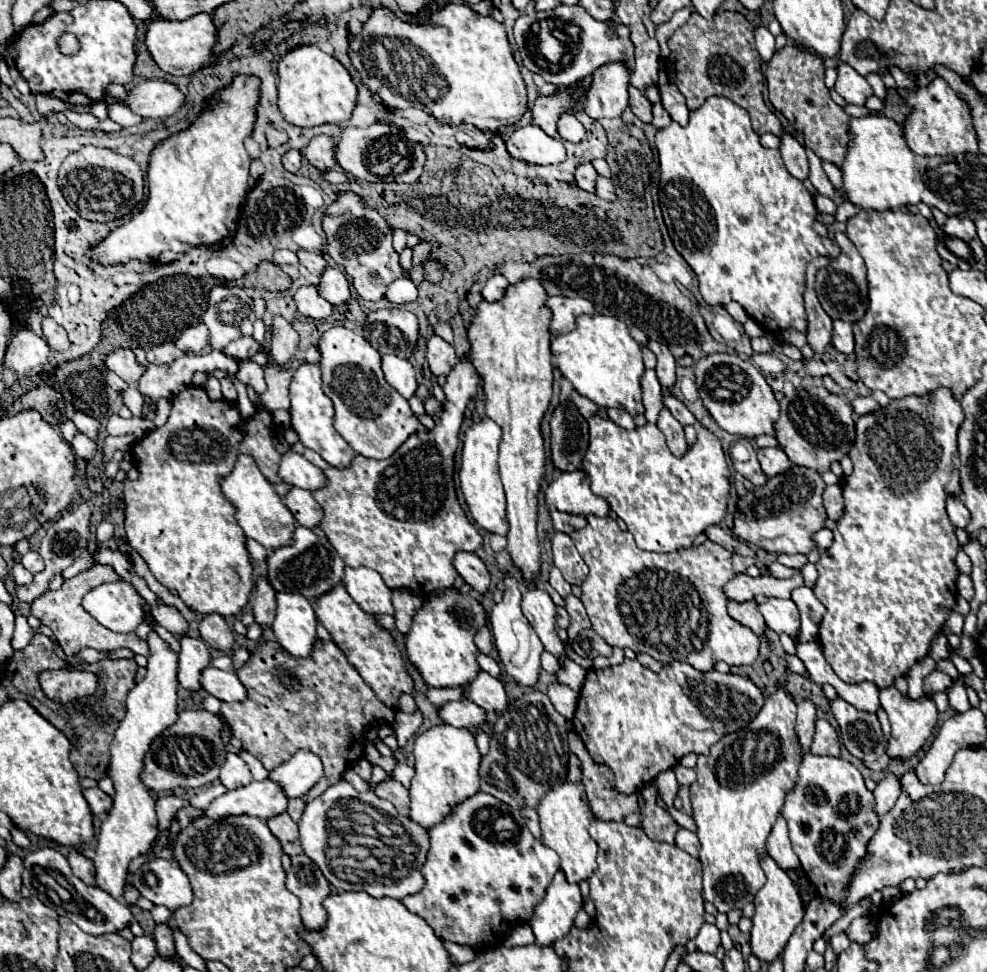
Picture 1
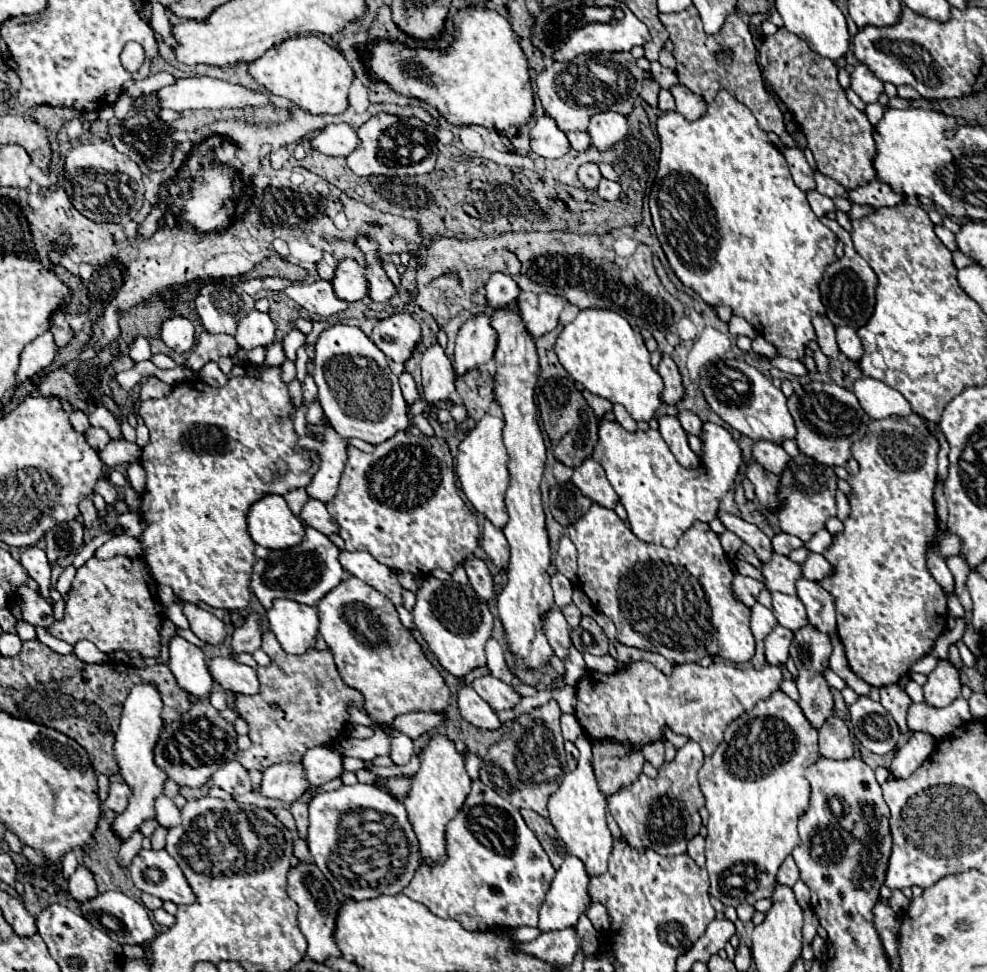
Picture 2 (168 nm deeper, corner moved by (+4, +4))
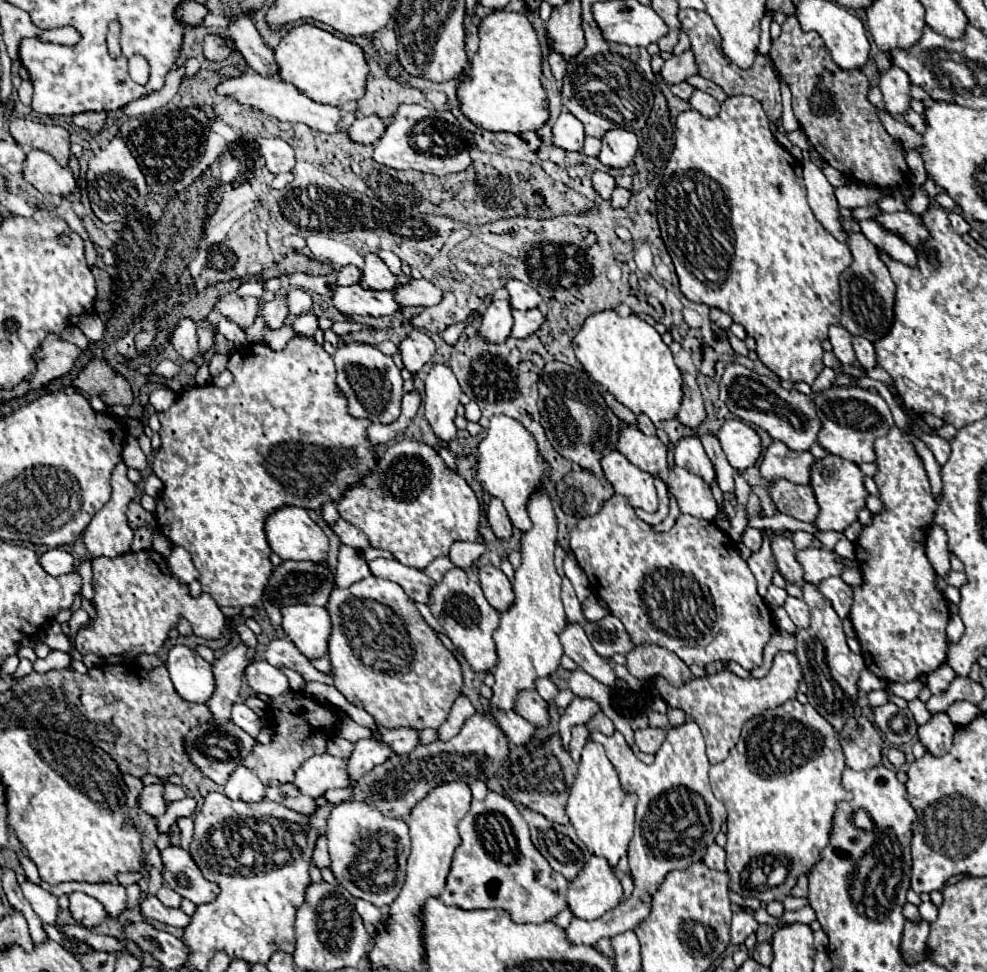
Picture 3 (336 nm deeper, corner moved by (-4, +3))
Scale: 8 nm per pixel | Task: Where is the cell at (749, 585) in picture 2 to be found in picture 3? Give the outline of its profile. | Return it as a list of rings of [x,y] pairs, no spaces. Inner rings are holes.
[[[763,531],[763,547],[757,553],[753,553],[747,561],[751,573],[757,579],[757,591],[759,591],[761,597],[765,597],[767,587],[771,585],[771,577],[777,571],[775,557],[773,557],[771,545],[769,545],[769,535],[771,535],[771,531]]]

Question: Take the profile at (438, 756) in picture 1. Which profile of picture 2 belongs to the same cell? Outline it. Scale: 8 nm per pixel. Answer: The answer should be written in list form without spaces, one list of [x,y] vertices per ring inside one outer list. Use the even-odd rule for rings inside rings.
[[[433,736],[423,748],[423,760],[419,772],[413,776],[411,792],[403,800],[413,832],[419,842],[421,862],[427,866],[437,866],[445,860],[445,826],[459,812],[467,794],[471,790],[471,780],[465,770],[465,758],[445,736]]]

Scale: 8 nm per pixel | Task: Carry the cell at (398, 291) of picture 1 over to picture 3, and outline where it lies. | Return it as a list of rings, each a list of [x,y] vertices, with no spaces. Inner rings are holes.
[[[379,251],[377,255],[387,263],[389,271],[391,271],[393,275],[399,275],[399,273],[401,273],[401,259],[399,259],[397,255],[393,255],[391,251]]]

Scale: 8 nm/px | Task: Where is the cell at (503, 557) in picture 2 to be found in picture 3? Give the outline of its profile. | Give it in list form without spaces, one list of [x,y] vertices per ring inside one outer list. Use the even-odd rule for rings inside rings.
[[[491,499],[489,507],[487,507],[487,519],[489,519],[489,525],[491,525],[493,533],[497,535],[497,539],[501,539],[501,541],[511,539],[513,525],[511,525],[511,521],[507,517],[507,511],[505,511],[505,507],[499,499]]]

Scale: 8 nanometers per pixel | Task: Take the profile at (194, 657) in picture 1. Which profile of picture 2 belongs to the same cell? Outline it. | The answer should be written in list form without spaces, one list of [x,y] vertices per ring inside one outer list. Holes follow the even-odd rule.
[[[175,636],[169,644],[169,662],[167,662],[171,674],[177,680],[177,686],[181,690],[205,698],[211,692],[213,678],[209,674],[209,668],[205,664],[205,654],[195,644],[187,642],[181,636]]]

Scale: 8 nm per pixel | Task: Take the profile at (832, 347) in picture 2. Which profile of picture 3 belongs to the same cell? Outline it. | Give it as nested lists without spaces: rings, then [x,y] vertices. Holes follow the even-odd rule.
[[[831,325],[829,327],[829,341],[833,345],[833,353],[835,357],[843,363],[843,365],[851,365],[855,363],[855,351],[851,347],[851,333],[841,327],[841,325]]]

